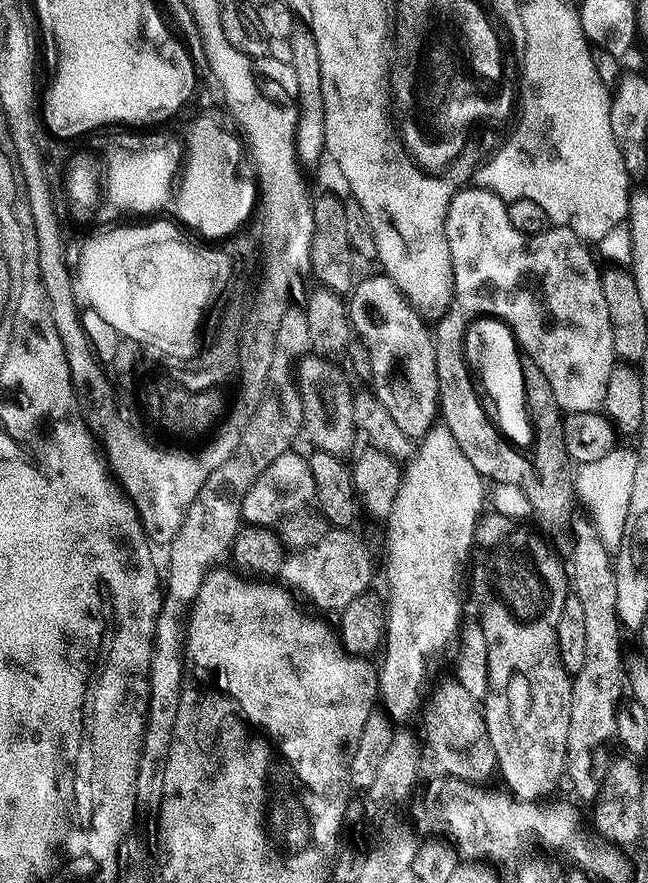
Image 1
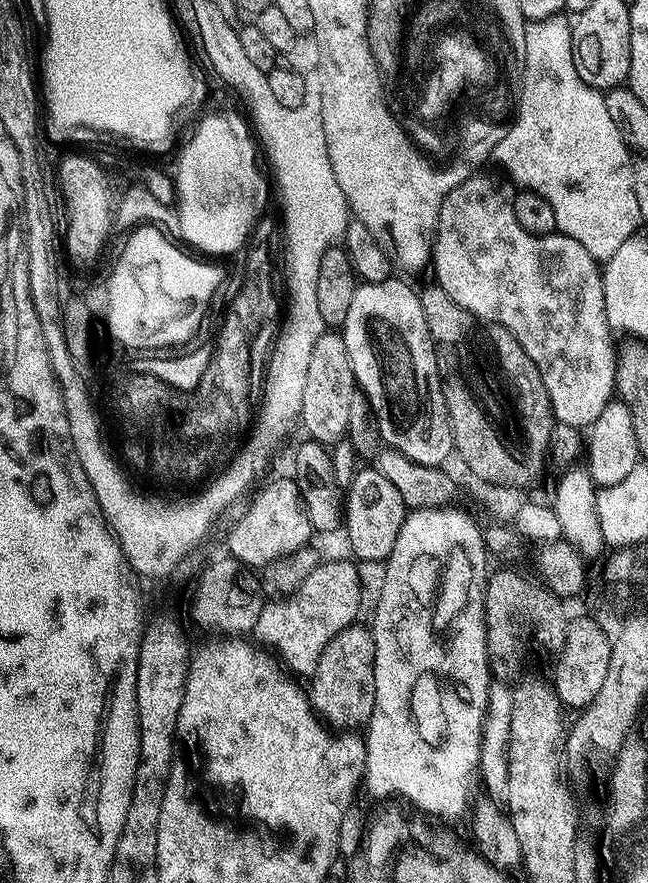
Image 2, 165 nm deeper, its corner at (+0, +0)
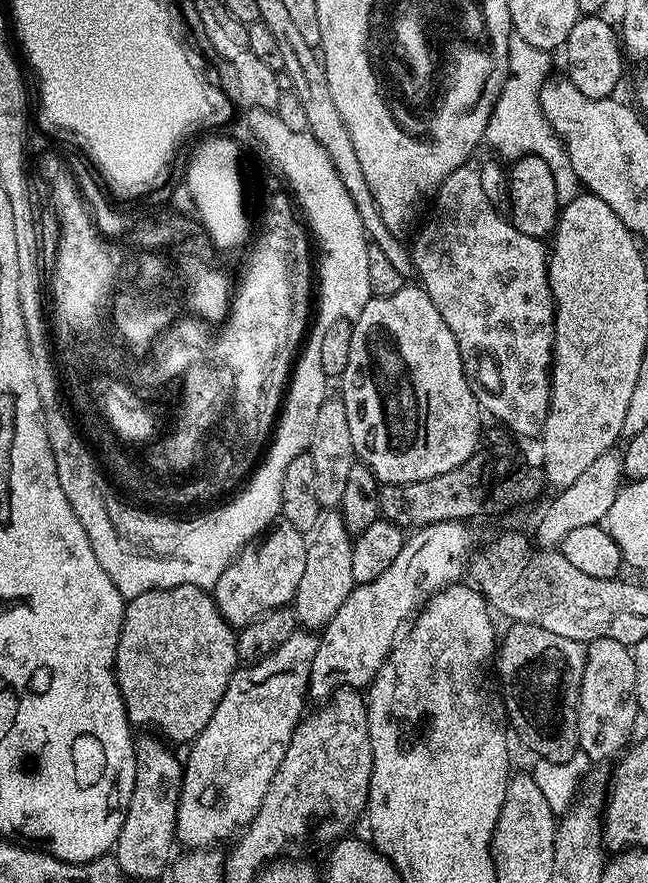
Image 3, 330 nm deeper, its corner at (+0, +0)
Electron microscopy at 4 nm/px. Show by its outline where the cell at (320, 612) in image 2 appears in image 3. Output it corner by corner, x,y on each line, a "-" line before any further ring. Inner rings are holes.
297,630
269,656
249,663
249,668
238,667
230,678
226,692
222,694
208,725
191,742
192,753
183,765
183,784
177,802
174,836
182,843
189,844
192,847
189,849
207,849
204,848
207,844
216,844
226,839
232,831
235,833
243,829
255,818
266,790
284,760
285,747
292,743
292,731
305,715
304,696
306,700
310,692
308,676
312,672
317,643
317,637
311,631

